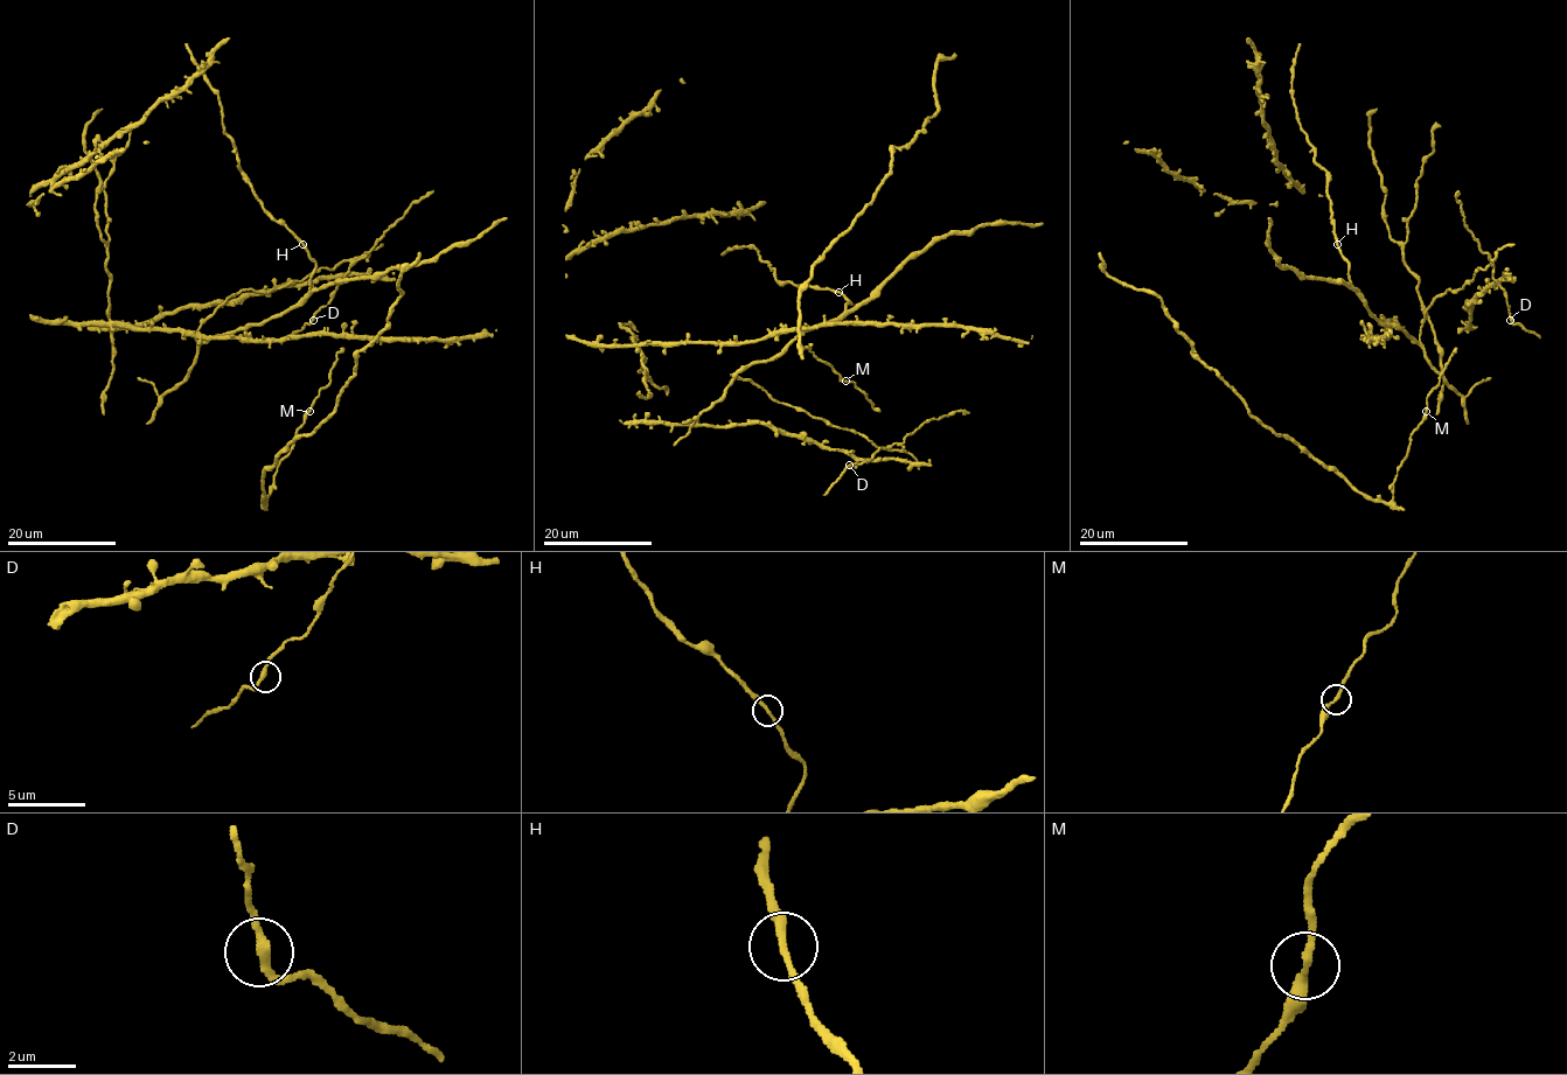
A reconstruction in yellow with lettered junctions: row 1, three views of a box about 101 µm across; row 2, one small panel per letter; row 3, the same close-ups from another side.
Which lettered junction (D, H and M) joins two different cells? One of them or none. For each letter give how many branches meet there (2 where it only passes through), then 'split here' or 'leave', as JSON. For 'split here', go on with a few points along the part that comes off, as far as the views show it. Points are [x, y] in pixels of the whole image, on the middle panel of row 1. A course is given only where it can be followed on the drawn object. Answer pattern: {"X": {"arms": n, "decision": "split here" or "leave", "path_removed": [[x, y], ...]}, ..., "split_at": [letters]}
{"D": {"arms": 2, "decision": "leave"}, "H": {"arms": 2, "decision": "leave"}, "M": {"arms": 2, "decision": "leave"}, "split_at": []}

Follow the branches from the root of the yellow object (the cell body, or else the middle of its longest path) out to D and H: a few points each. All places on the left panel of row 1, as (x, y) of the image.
D: (217, 308), (242, 290), (270, 291), (321, 269), (333, 270), (347, 260), (349, 272), (313, 320)
H: (217, 308), (199, 329), (199, 341), (260, 325), (291, 311), (308, 292), (314, 269), (314, 262), (303, 244)

